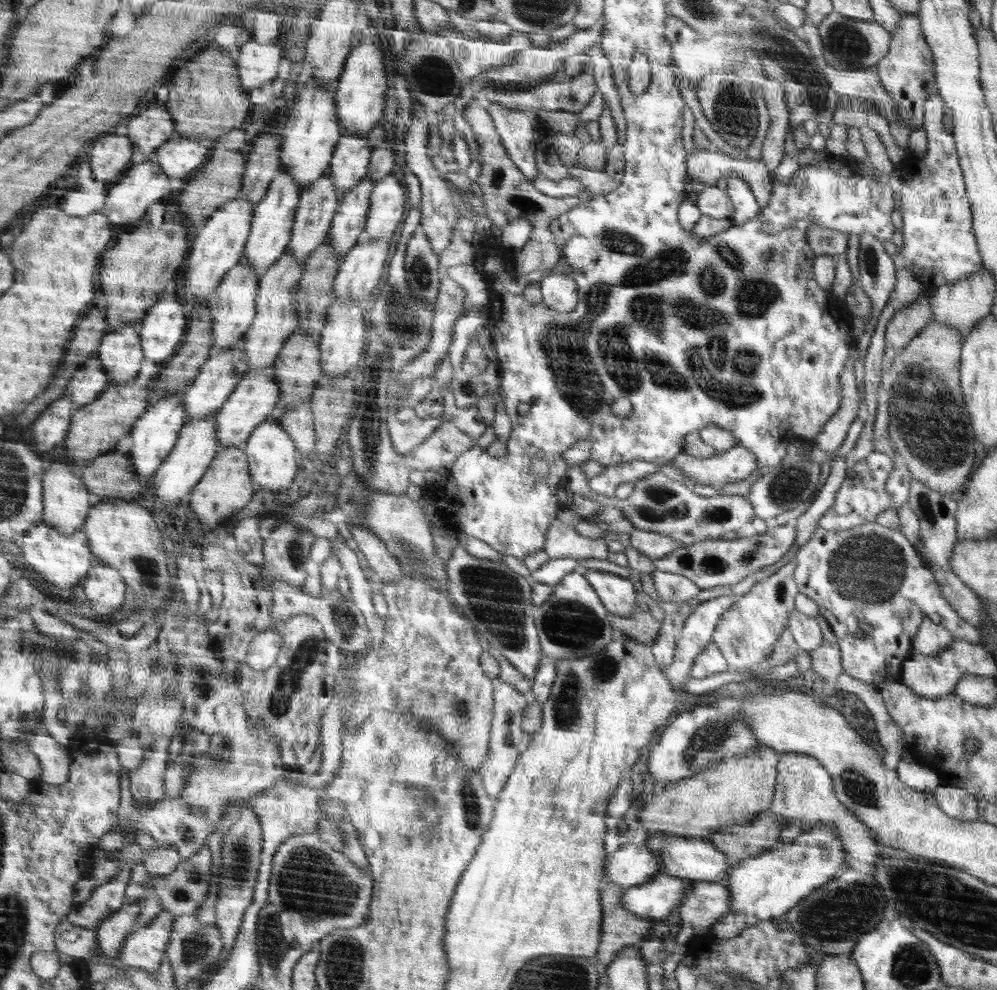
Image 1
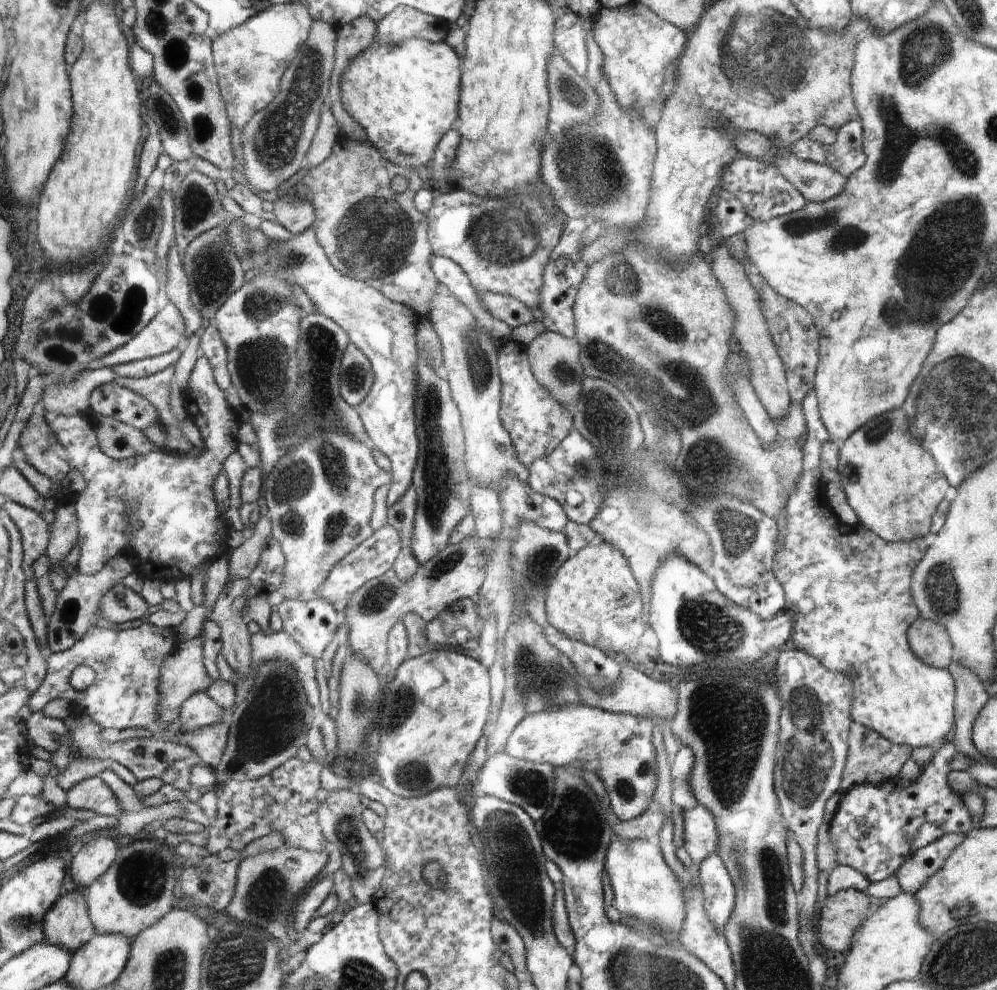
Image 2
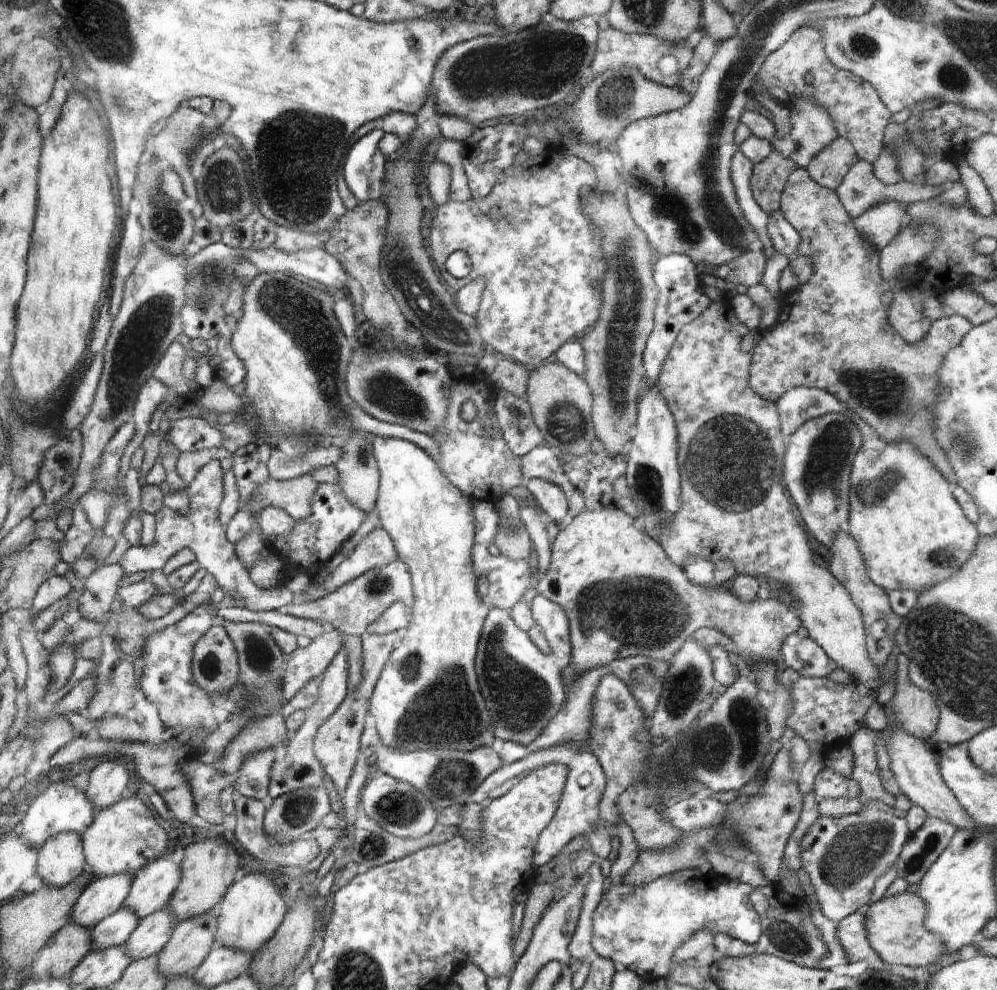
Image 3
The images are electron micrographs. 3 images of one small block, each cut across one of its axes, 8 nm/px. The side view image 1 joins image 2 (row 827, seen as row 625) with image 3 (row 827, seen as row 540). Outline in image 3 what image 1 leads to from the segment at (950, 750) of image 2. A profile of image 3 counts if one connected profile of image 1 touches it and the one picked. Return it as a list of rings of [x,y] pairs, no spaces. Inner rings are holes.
[[[874,799],[863,803],[862,810],[840,818],[820,816],[800,840],[802,866],[814,886],[820,910],[839,923],[849,914],[870,904],[874,880],[894,866],[908,840],[906,817],[899,817],[894,807]]]

